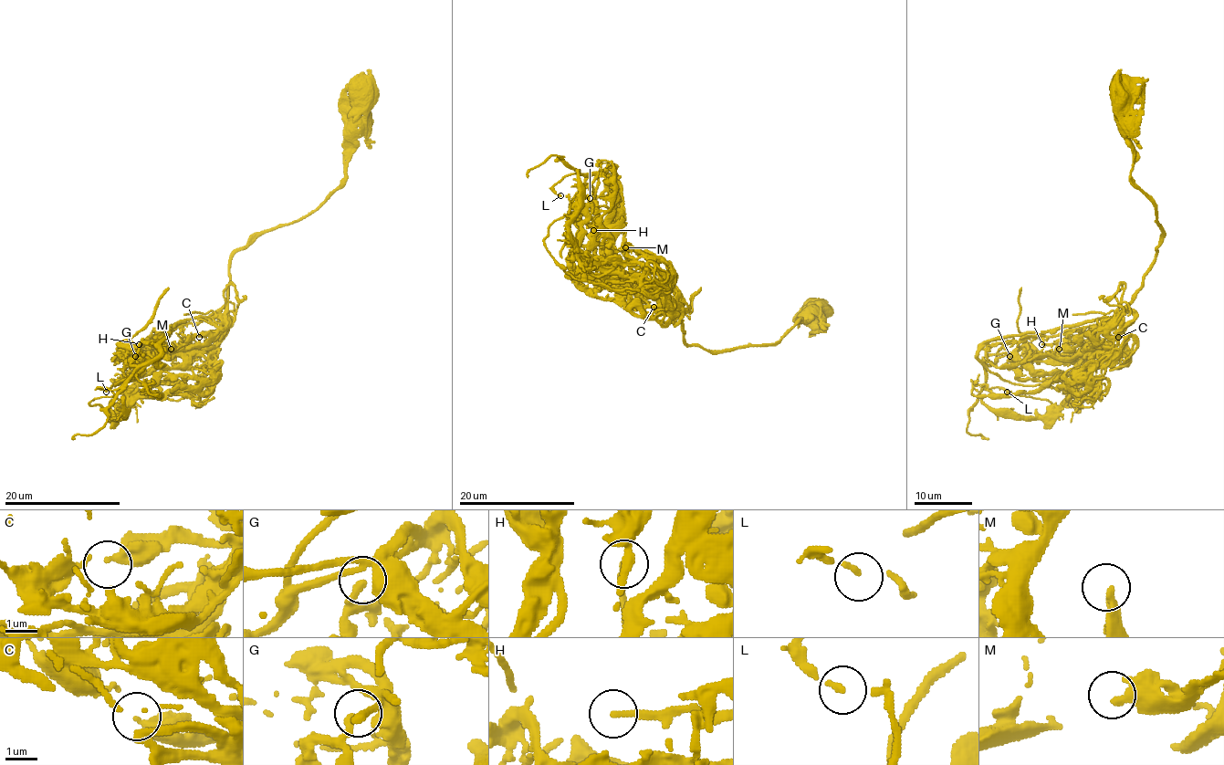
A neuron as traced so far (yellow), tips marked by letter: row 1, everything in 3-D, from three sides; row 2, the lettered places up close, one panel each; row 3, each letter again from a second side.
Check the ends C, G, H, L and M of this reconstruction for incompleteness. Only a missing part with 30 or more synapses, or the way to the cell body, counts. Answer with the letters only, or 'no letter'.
no letter

